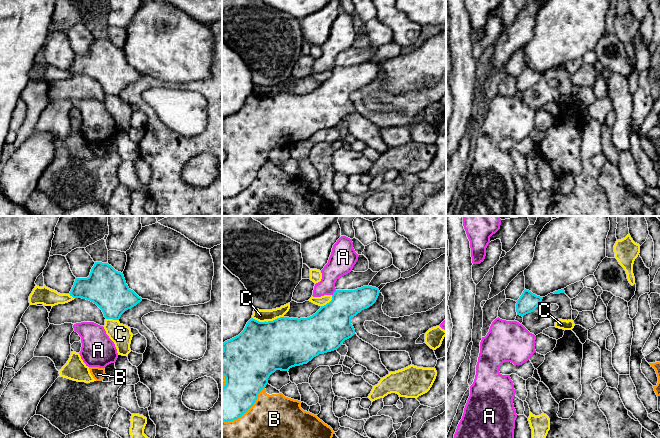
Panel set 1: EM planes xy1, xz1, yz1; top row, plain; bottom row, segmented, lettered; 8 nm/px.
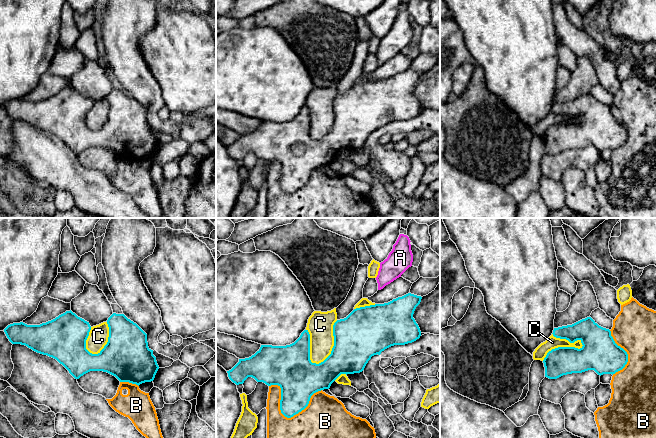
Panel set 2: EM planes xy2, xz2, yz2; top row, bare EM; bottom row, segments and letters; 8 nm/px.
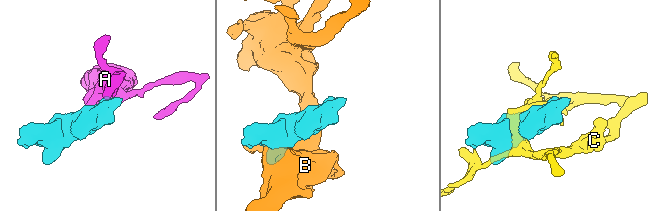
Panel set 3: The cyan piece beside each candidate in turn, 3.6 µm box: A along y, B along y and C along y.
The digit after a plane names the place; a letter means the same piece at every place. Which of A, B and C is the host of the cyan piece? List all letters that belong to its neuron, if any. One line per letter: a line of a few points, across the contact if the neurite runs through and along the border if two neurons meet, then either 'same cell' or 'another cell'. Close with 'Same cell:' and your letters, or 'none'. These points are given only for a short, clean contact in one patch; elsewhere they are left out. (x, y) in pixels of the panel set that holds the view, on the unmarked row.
A: same cell
B: another cell
C: another cell
Same cell: A

